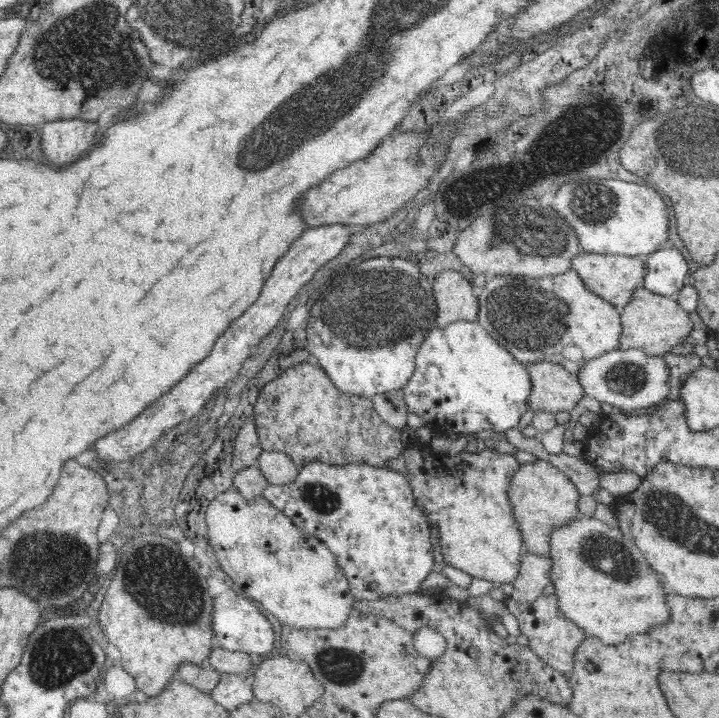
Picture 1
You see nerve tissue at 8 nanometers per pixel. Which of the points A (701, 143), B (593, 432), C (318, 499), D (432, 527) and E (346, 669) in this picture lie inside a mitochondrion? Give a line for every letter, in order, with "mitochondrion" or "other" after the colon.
A: mitochondrion
B: other
C: mitochondrion
D: other
E: mitochondrion

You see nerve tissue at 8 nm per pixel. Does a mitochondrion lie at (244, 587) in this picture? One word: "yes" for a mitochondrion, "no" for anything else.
no

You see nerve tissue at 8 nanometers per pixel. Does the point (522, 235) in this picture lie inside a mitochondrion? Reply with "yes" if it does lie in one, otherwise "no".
yes

